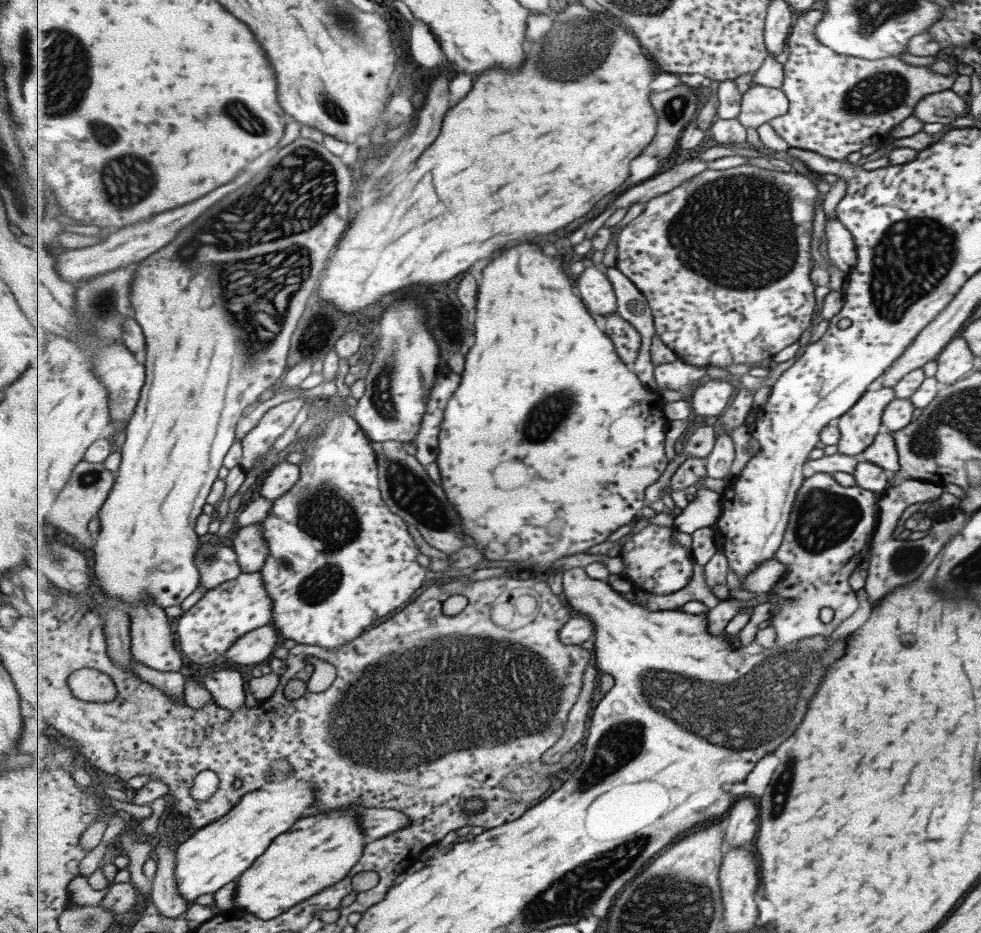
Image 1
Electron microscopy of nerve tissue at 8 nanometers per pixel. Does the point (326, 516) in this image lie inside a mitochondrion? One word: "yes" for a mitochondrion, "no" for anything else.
yes

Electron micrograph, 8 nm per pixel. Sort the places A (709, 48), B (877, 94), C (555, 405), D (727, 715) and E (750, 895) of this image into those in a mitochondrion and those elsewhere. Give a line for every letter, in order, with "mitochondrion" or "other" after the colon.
A: other
B: mitochondrion
C: mitochondrion
D: mitochondrion
E: other

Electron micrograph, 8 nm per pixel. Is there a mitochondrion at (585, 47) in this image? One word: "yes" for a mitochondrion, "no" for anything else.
yes

